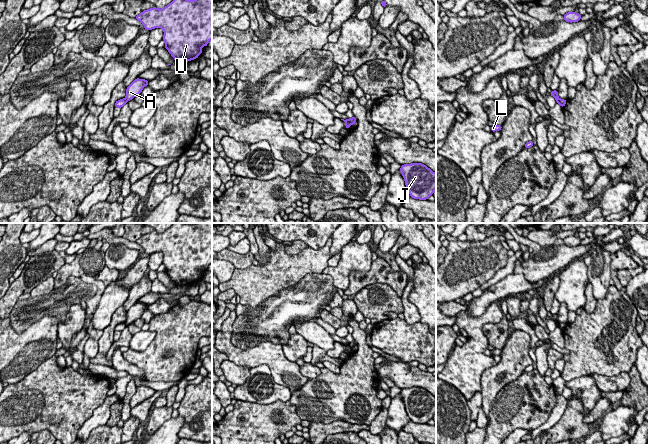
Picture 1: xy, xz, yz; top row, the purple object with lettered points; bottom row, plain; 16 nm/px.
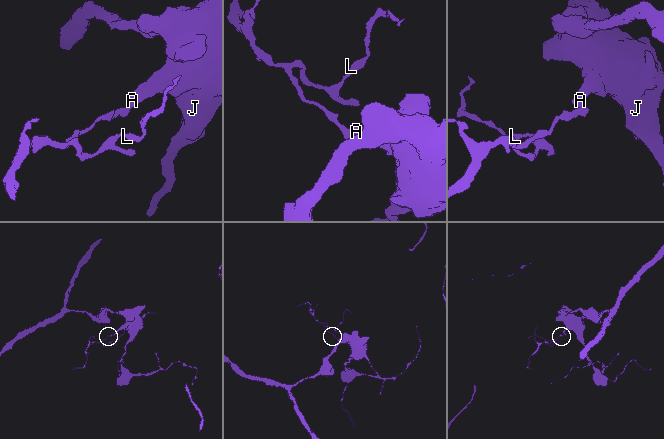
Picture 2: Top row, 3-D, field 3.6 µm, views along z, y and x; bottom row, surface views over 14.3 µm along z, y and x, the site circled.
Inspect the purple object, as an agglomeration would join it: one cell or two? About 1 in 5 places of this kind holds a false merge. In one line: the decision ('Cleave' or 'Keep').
Cleave

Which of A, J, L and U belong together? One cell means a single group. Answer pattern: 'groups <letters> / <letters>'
groups A J U / L

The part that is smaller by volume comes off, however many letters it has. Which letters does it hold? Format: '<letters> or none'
L

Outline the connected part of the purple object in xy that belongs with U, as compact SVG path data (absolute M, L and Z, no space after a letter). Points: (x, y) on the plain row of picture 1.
M174 223L162 233L155 230L144 234L135 241L144 253L162 252L165 272L174 282L175 286L188 286L197 283L203 276L202 271L212 264L212 223Z

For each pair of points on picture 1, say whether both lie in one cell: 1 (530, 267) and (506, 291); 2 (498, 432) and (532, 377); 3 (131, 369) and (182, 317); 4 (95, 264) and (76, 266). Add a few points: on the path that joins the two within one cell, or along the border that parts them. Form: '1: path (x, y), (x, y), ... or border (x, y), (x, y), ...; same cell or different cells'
1: border (512, 273), (521, 273), (530, 282), (545, 279); different cells
2: path (504, 418), (524, 397), (524, 391); same cell
3: border (121, 353), (125, 359), (143, 371), (146, 379); different cells
4: path (90, 264), (81, 265); same cell

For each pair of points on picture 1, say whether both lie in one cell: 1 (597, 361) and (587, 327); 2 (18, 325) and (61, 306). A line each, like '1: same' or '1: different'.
1: same
2: same

